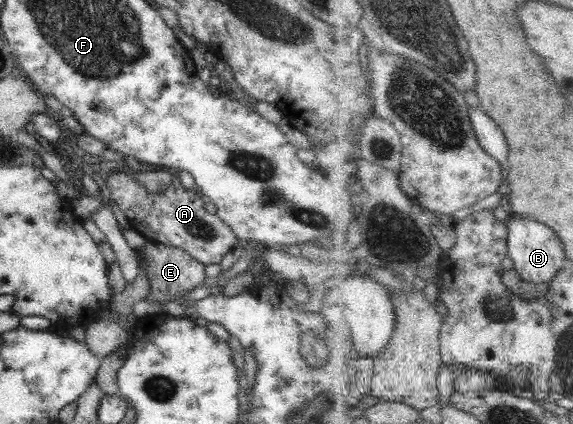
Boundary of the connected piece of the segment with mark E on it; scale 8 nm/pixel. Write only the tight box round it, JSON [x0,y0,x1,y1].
[140,241,205,302]

